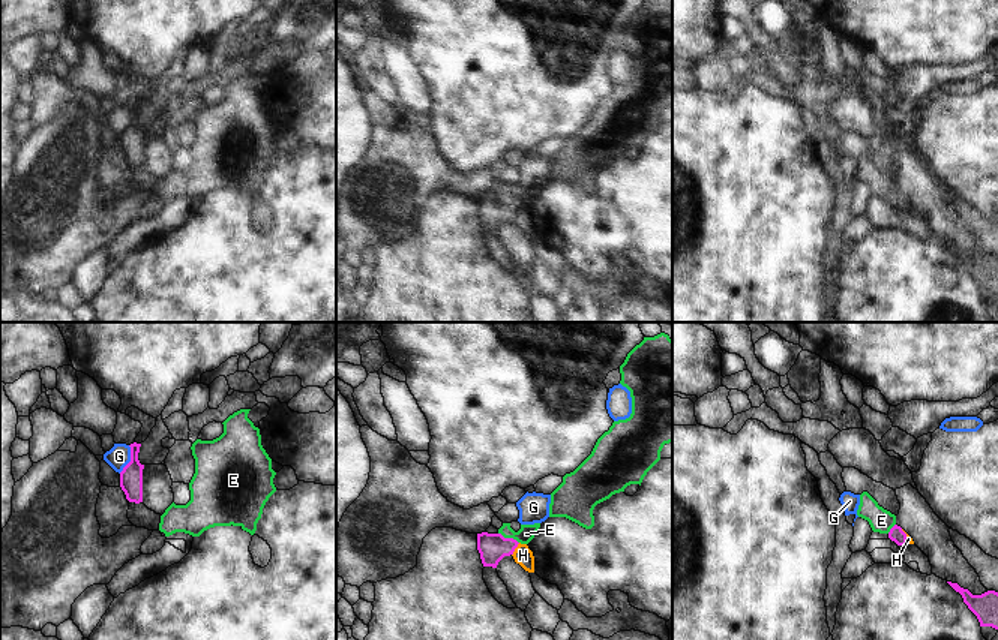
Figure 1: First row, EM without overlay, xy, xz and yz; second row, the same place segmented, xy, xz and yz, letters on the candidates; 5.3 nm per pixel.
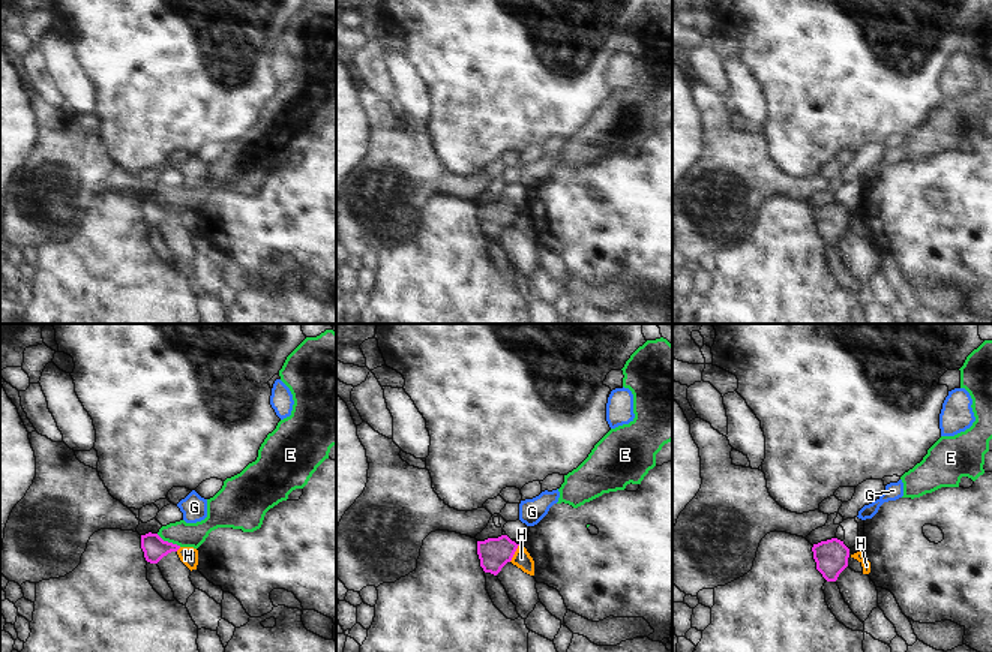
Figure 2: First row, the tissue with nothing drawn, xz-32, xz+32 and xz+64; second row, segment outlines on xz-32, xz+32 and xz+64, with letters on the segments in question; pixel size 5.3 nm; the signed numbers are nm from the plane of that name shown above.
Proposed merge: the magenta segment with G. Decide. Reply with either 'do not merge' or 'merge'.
do not merge

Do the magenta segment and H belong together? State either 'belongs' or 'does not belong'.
does not belong

